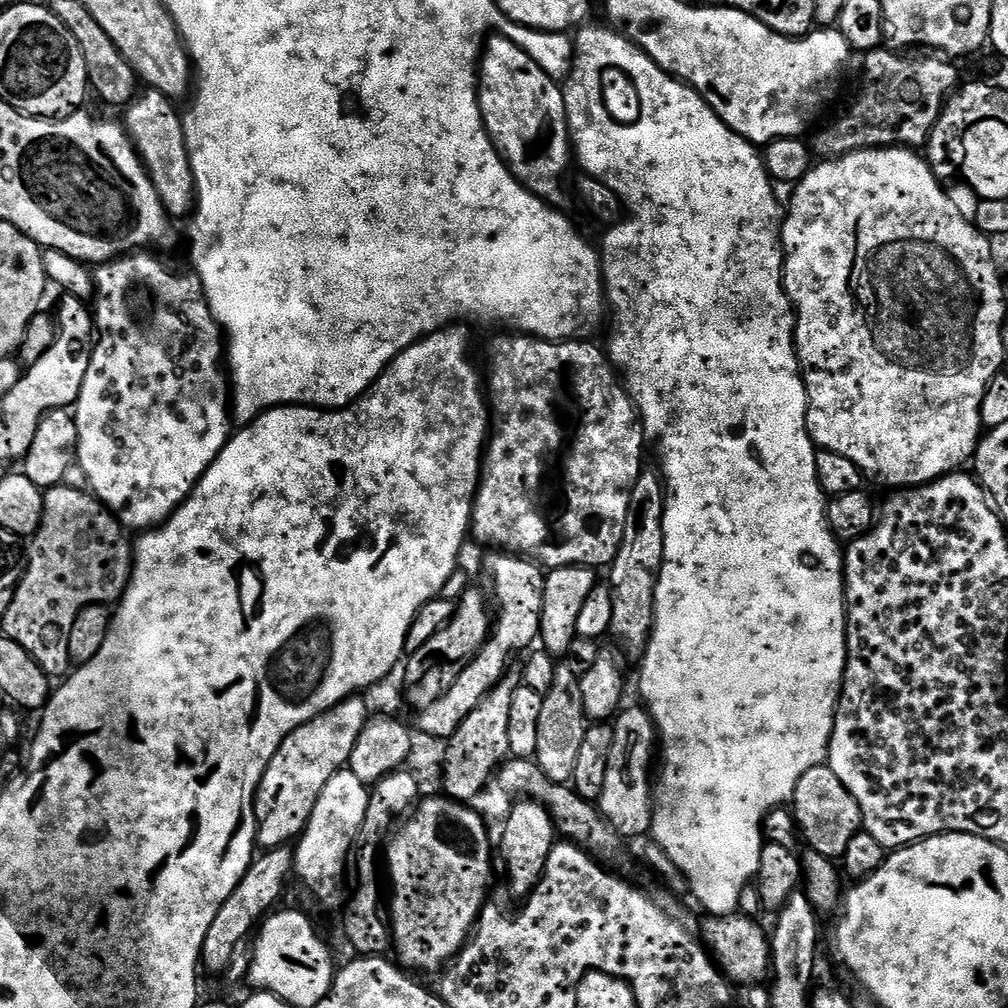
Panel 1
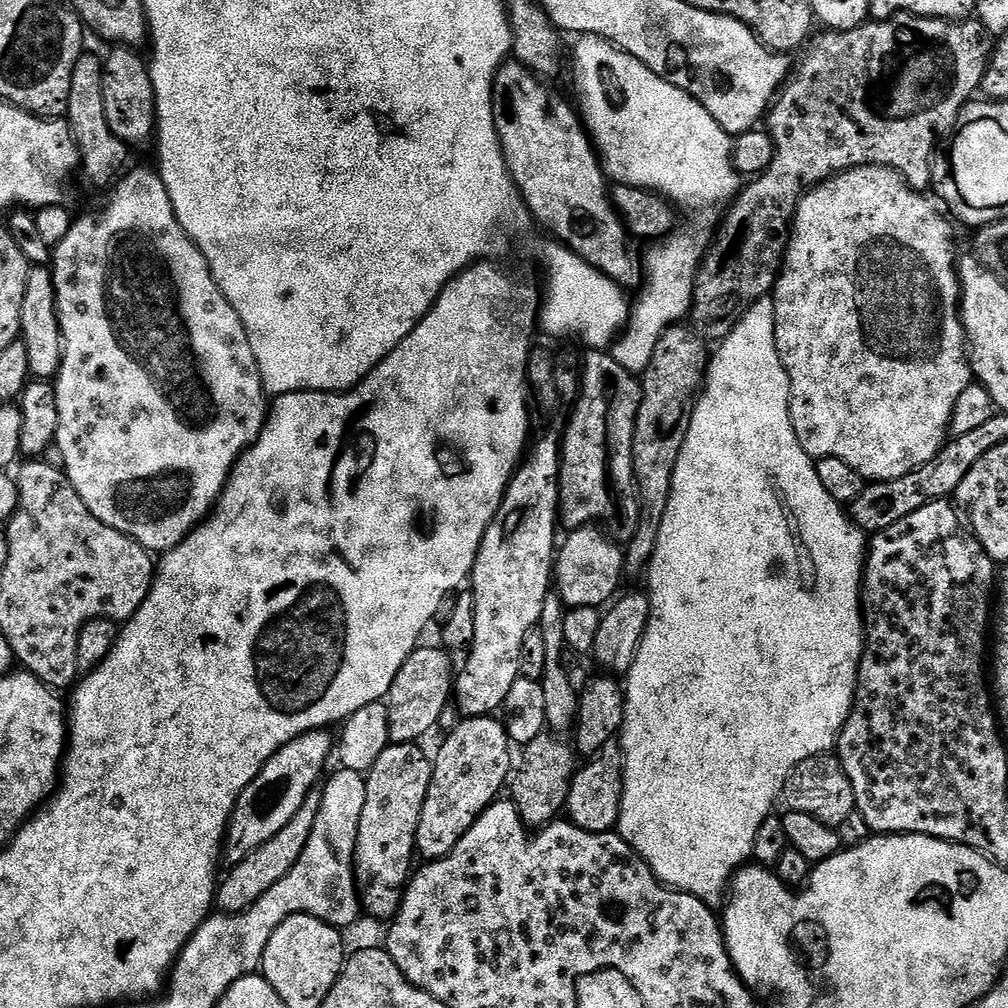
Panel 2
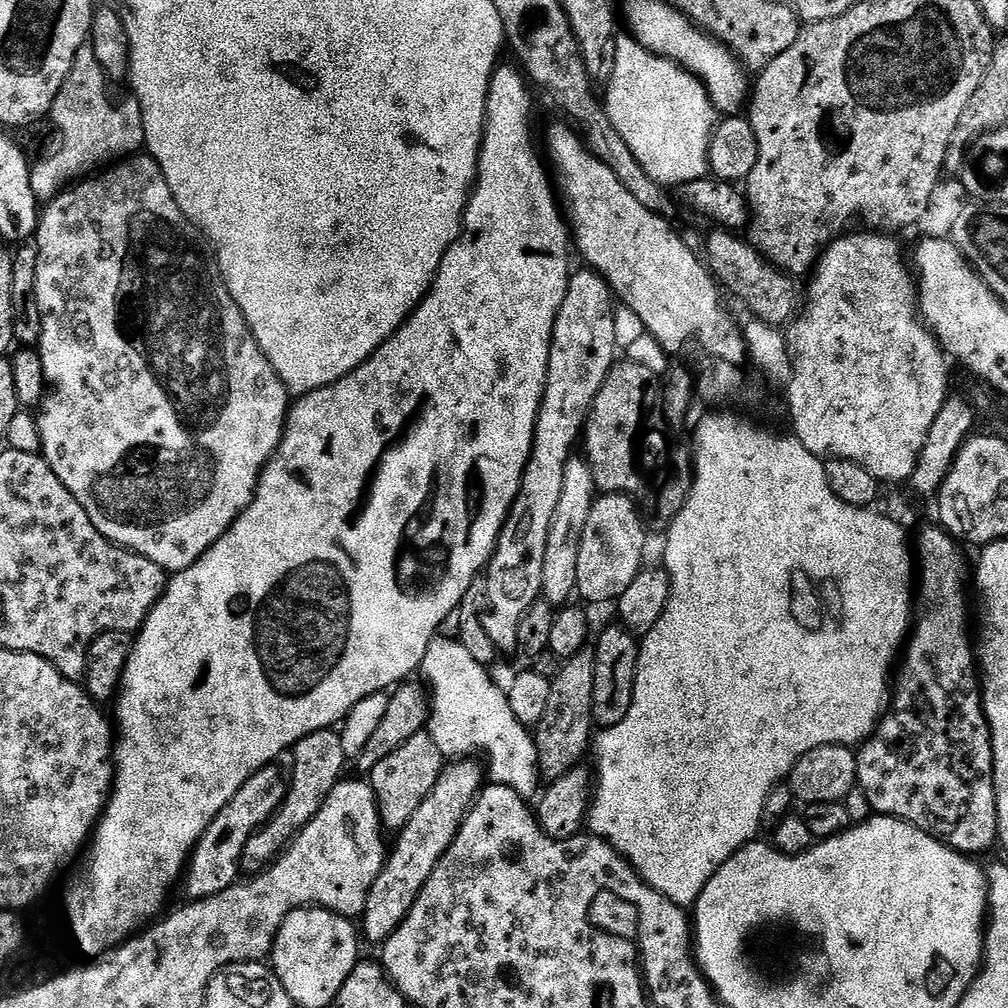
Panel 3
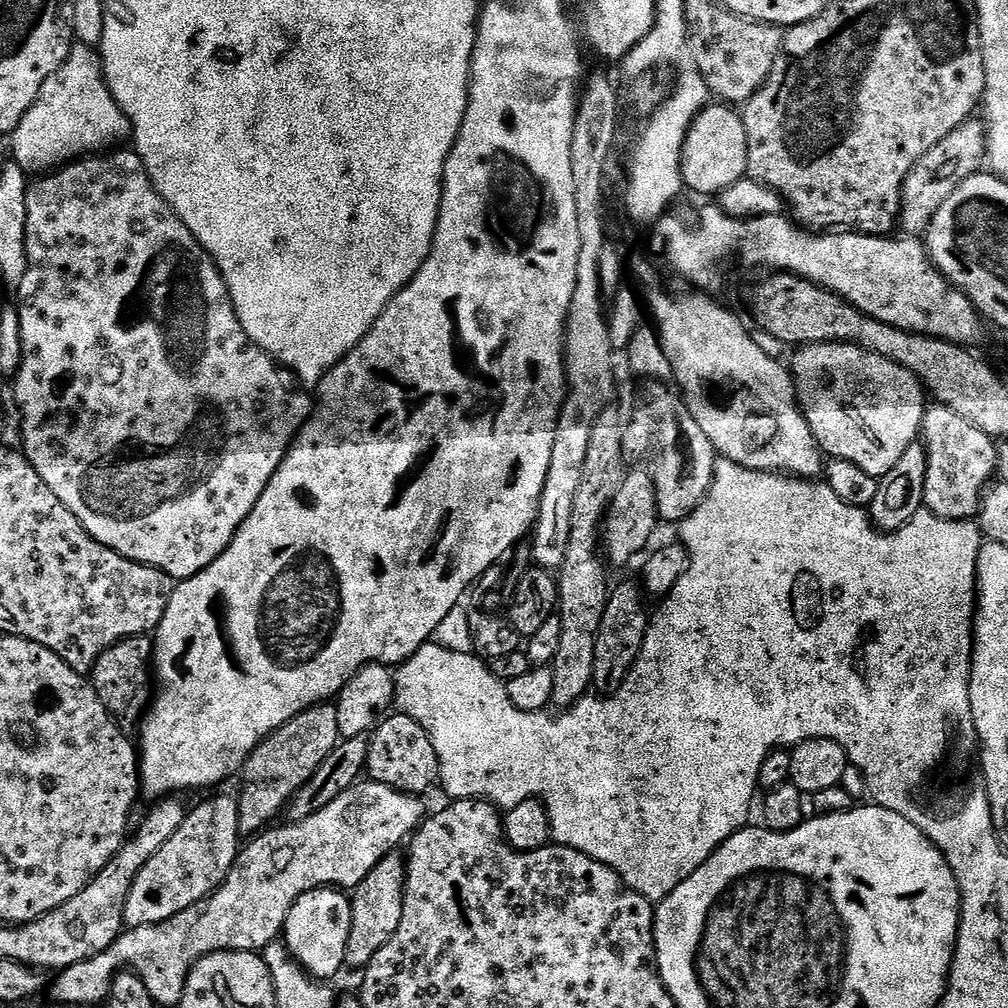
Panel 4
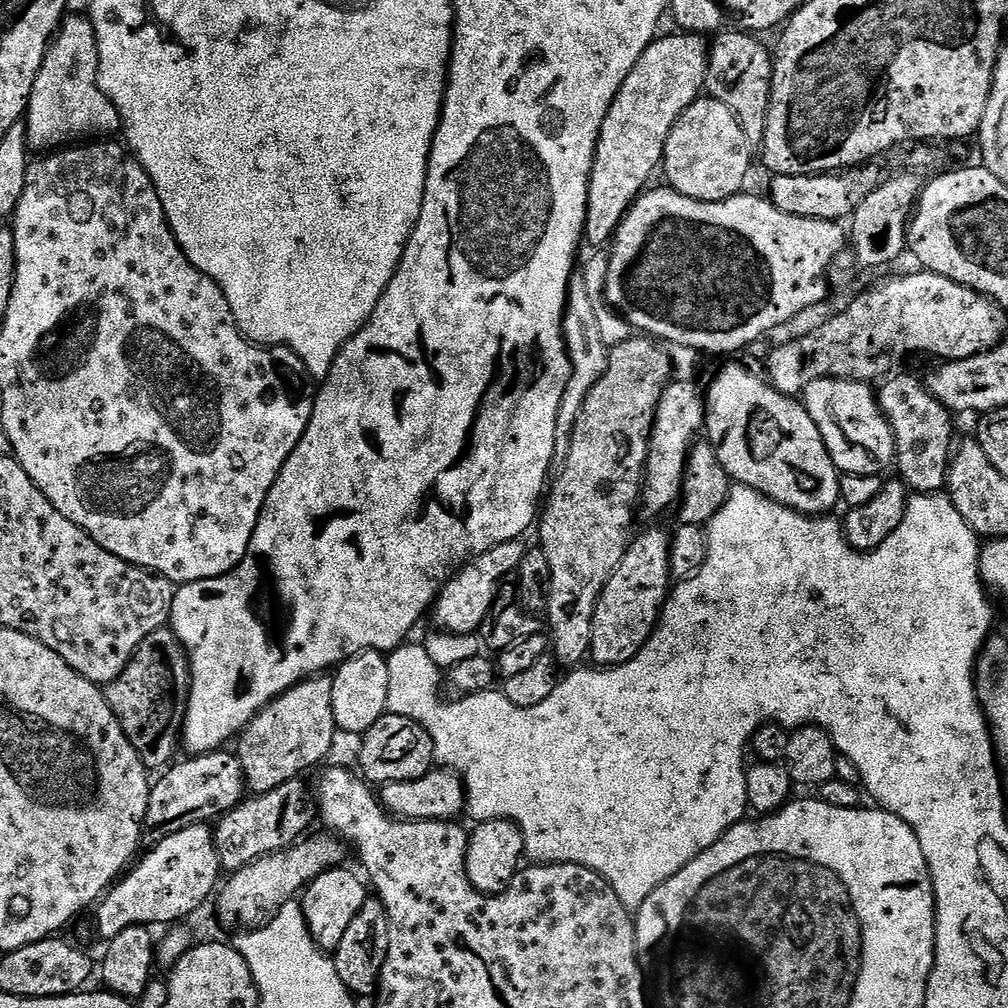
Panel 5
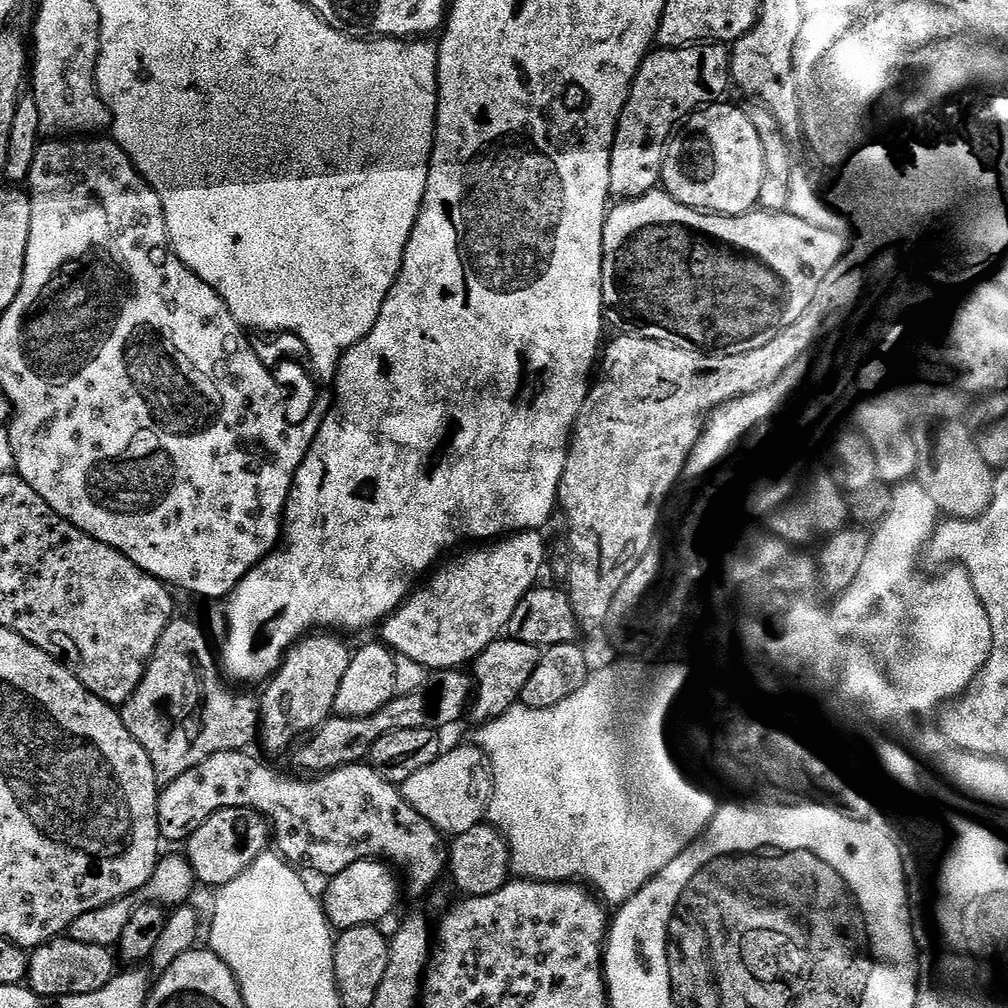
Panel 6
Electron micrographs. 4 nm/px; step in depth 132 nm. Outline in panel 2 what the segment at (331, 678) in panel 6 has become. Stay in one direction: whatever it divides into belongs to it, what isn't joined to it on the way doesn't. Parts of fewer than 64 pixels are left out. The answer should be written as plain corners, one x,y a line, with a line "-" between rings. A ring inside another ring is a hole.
313,790
302,802
298,814
294,814
294,818
290,818
290,822
286,822
286,826
282,826
282,830
278,830
274,838
270,838
270,842
262,842
262,846
258,846
258,850
254,850
242,862
231,865
232,873
225,880
223,877
219,881
215,907
224,914
245,912
250,906
254,906
254,902
258,902
258,898
262,898
262,894
266,894
266,890
278,886
278,882
282,882
282,878
286,878
286,874
294,870
294,862
302,858
302,850
306,850
306,842
310,842
310,830
314,830
319,809
320,792

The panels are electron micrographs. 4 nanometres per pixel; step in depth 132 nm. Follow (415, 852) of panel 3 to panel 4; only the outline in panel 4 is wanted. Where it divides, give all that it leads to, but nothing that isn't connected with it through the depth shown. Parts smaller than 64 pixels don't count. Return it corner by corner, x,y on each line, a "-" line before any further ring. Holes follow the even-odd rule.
393,854
387,856
351,893
352,917
350,918
350,942
346,946
345,965
350,969
363,970
394,938
394,930
398,930
398,922
402,922
402,904
404,902
404,873
406,871
406,860
403,855

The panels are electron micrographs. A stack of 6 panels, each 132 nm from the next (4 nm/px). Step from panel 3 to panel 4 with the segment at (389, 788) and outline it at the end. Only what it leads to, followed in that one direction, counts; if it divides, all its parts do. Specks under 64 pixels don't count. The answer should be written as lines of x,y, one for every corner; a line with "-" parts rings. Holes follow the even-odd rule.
392,714
381,719
371,733
366,772
379,784
385,784
399,792
424,794
431,784
435,785
439,781
440,763
434,742
430,742
426,730
422,730
422,726
414,722
414,718

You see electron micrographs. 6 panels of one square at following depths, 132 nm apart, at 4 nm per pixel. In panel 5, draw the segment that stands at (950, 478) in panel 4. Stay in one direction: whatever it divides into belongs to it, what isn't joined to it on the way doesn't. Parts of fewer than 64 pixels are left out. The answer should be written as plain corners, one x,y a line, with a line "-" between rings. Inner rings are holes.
889,375
879,385
881,388
878,388
880,409
884,411
896,439
895,471
900,471
897,472
899,479
903,480
913,493
939,493
945,487
948,462
954,451
953,413
938,403
921,381
919,384
912,376
896,375

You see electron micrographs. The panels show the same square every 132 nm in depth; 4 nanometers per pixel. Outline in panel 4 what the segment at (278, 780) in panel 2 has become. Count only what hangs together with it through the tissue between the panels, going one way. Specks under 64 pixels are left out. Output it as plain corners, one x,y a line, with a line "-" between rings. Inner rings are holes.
216,796
213,800
204,800
196,809
184,817
182,826
142,866
130,898
126,898
124,923
128,928
141,928
174,918
190,906
203,904
230,874
236,861
236,853
242,847
242,837
238,826
238,803
228,796

